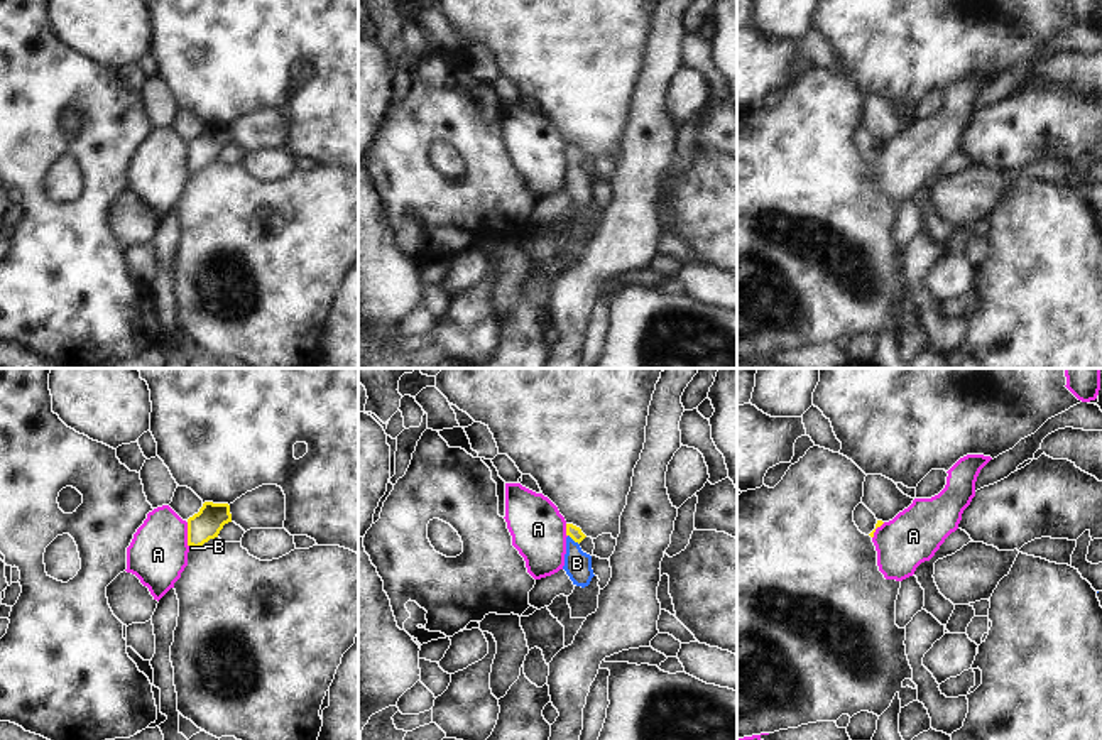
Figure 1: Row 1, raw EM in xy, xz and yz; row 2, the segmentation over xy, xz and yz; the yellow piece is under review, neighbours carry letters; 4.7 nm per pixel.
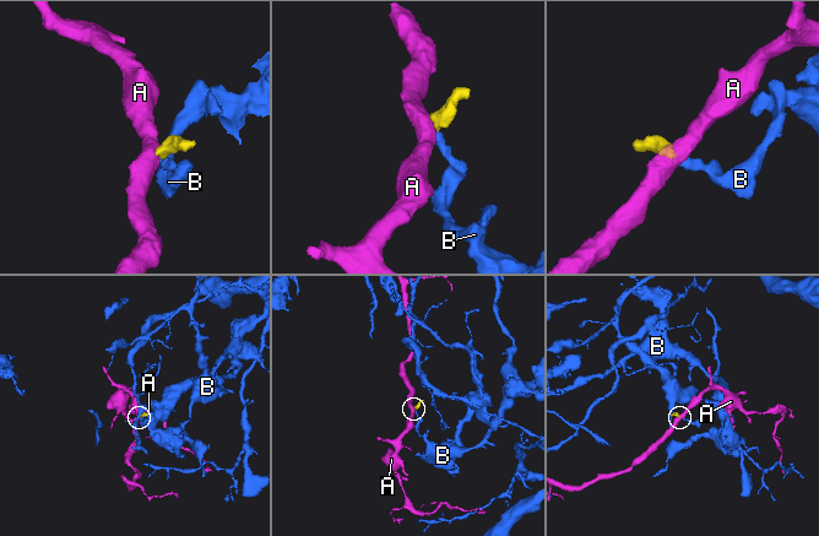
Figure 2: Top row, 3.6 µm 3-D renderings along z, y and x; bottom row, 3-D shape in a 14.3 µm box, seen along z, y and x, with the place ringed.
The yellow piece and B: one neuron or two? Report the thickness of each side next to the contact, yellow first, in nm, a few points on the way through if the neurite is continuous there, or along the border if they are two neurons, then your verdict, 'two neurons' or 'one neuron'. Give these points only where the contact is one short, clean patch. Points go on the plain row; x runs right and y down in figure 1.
70/130 nm | across xz (575, 154), (573, 161), (577, 184) | one neuron

